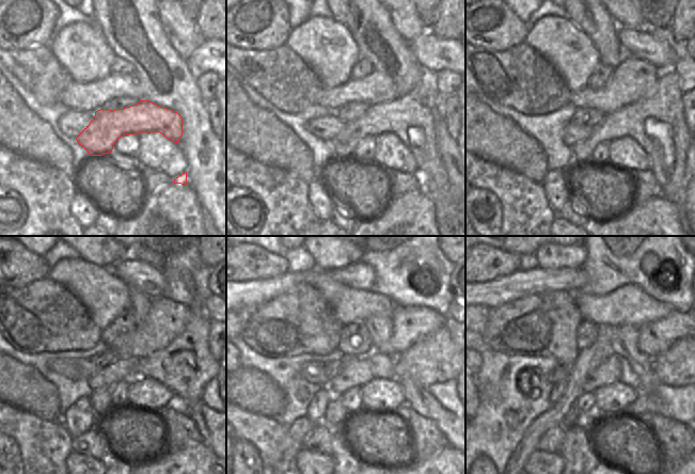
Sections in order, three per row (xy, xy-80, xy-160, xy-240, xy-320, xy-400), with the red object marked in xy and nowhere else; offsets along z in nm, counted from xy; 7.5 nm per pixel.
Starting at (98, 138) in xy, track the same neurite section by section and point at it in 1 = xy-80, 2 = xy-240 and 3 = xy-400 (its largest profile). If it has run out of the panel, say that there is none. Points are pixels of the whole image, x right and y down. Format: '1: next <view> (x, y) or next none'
1: next xy-80 (411, 121)
2: next xy-240 (185, 366)
3: next xy-400 (682, 363)

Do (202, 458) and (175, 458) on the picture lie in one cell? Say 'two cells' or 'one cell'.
one cell

